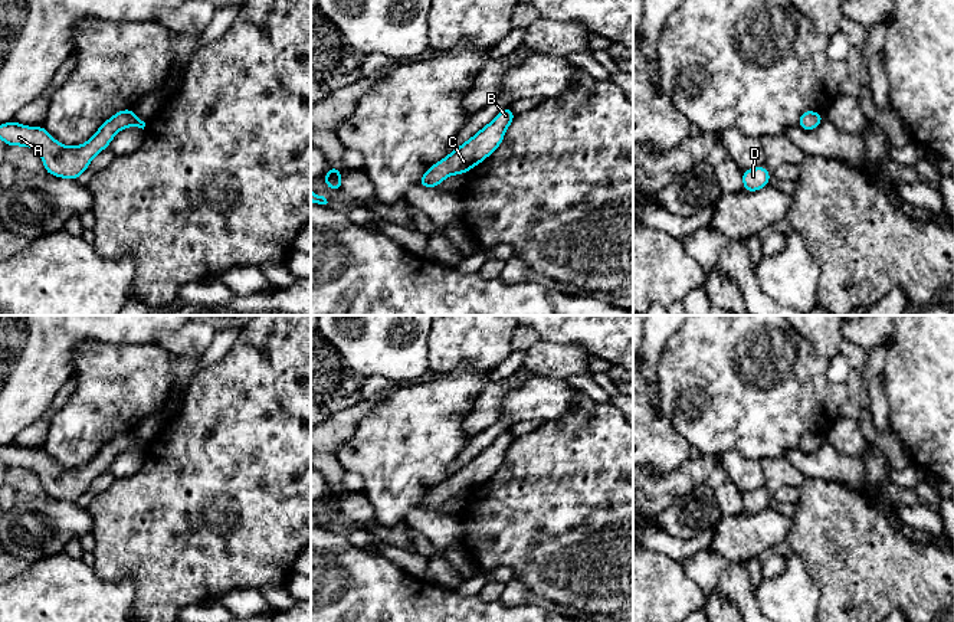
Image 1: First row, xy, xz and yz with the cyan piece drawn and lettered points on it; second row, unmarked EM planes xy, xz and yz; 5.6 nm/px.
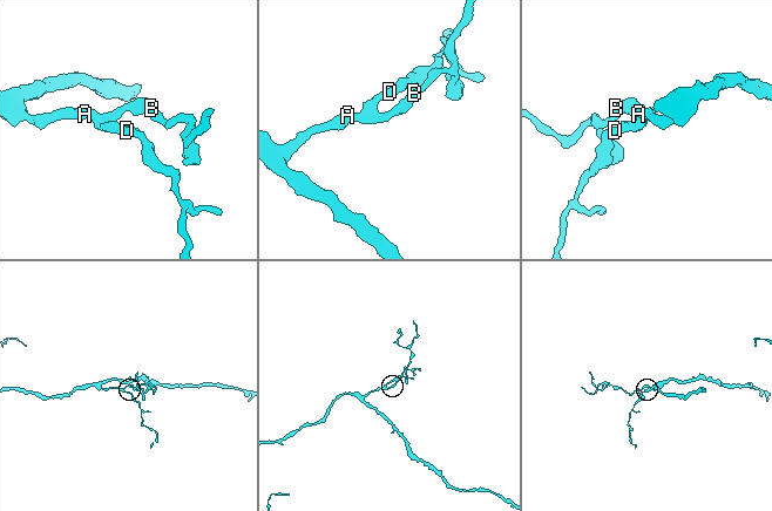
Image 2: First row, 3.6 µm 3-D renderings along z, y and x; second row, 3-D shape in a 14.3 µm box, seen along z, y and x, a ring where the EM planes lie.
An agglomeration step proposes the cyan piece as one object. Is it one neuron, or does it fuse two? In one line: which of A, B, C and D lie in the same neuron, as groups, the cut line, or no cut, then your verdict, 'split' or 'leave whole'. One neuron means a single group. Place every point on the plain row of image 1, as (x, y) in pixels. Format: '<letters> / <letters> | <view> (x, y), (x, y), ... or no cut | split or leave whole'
A B C D | no cut | leave whole

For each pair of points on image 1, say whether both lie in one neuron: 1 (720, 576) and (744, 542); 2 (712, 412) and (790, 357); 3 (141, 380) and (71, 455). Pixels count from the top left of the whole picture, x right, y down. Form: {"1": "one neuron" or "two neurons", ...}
{"1": "two neurons", "2": "one neuron", "3": "one neuron"}

